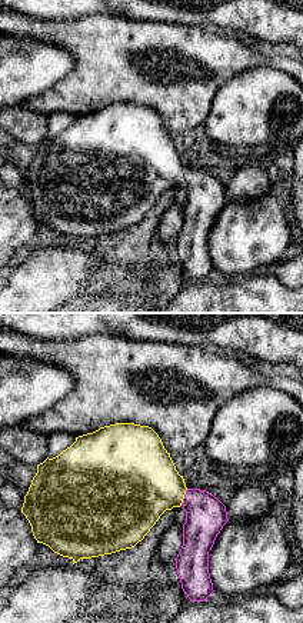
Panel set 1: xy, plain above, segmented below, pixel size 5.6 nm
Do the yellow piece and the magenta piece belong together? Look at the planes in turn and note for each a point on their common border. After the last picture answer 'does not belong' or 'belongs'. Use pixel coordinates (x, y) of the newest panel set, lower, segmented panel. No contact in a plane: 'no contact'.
contact (183, 497)

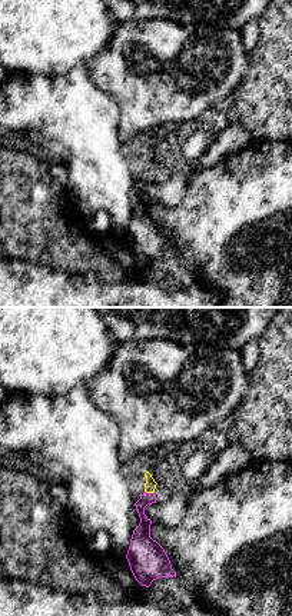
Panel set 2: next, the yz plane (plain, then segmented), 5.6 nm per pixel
contact (149, 492)

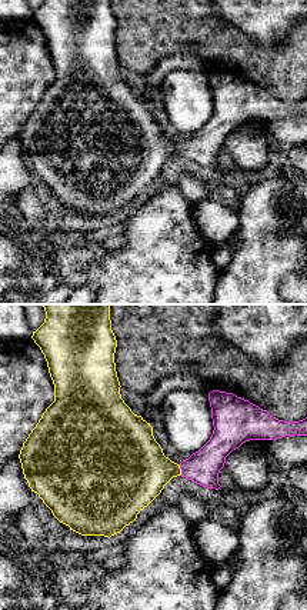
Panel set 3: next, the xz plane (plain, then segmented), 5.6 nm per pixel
contact (180, 470)

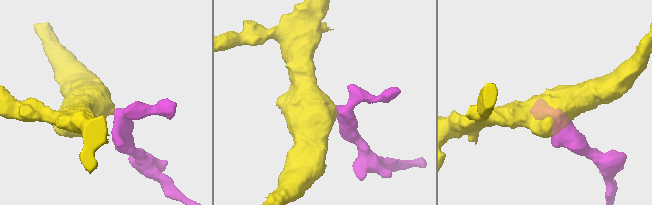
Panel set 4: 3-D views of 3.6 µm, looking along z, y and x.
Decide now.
belongs

